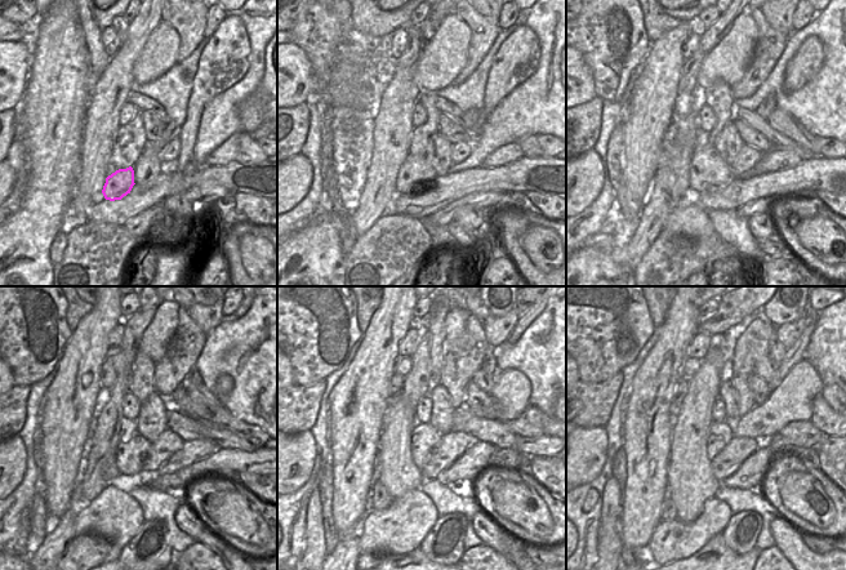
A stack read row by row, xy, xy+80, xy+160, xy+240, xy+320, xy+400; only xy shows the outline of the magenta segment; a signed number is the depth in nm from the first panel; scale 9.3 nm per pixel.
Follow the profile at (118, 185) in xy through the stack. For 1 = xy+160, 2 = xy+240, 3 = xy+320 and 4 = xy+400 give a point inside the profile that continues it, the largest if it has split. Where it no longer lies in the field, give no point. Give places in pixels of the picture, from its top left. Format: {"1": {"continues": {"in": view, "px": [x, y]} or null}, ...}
{"1": {"continues": {"in": "xy+160", "px": [709, 173]}}, "2": {"continues": {"in": "xy+240", "px": [132, 449]}}, "3": {"continues": {"in": "xy+320", "px": [424, 439]}}, "4": {"continues": {"in": "xy+400", "px": [720, 433]}}}

